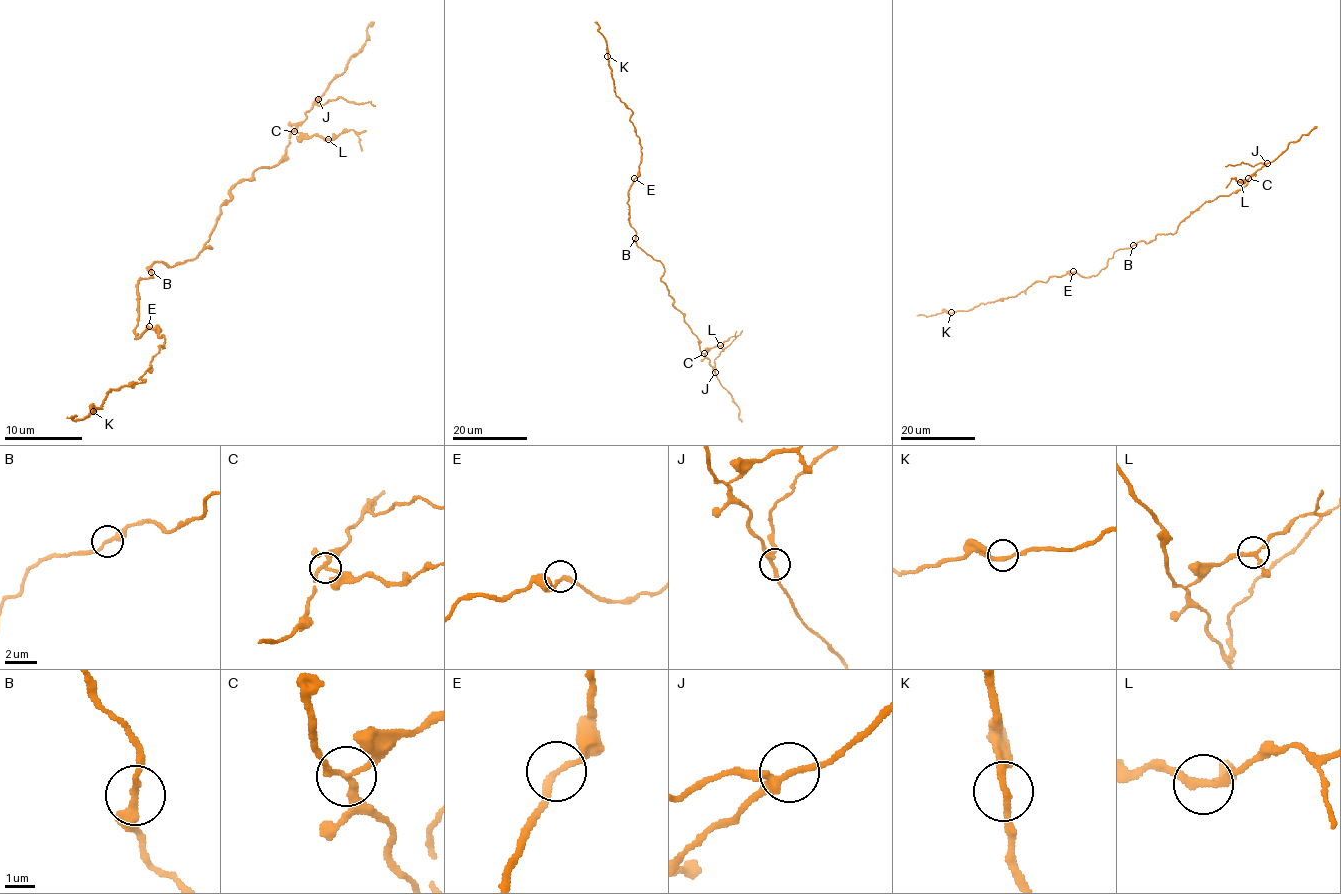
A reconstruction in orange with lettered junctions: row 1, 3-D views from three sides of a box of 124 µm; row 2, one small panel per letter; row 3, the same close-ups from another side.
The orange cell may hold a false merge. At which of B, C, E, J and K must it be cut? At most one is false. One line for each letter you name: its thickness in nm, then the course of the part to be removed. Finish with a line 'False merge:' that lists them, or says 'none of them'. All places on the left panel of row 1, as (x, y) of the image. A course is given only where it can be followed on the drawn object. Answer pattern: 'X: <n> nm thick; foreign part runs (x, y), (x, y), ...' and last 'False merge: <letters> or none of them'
C: 200 nm thick; foreign part runs (295, 132), (330, 139), (351, 130), (359, 138), (361, 151)
False merge: C

